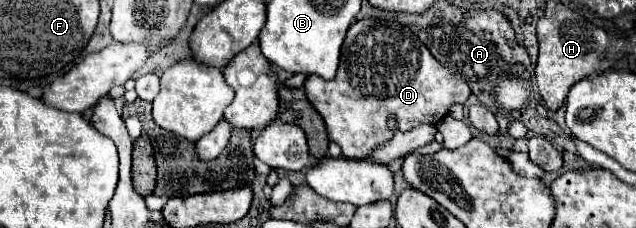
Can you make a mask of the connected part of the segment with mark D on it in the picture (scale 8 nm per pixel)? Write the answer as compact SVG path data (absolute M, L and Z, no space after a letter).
M362 19L352 23L342 45L336 77L332 81L324 81L322 77L308 75L304 89L308 101L314 105L314 109L322 115L326 123L328 139L338 143L342 147L342 153L354 159L368 157L378 145L390 141L394 131L390 131L386 125L388 115L396 115L398 131L406 133L422 123L440 123L442 117L446 117L450 105L466 103L472 93L466 81L456 79L448 69L444 69L408 27L382 19Z

